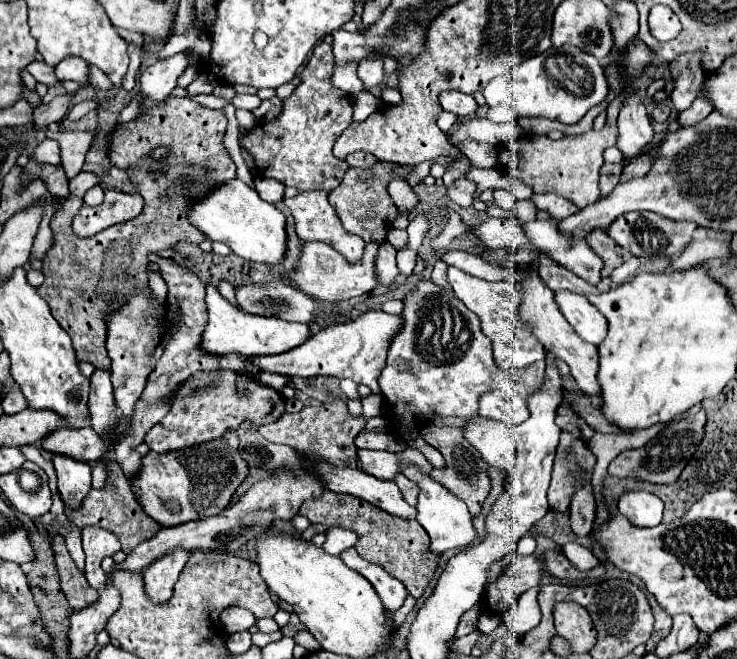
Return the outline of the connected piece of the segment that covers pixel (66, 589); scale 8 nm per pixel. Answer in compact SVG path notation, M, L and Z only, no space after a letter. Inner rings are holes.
M56 536L50 542L50 548L54 552L54 562L58 566L62 592L68 598L72 610L76 612L76 610L84 610L84 608L92 606L98 600L98 592L94 588L90 588L84 574L80 574L80 570L74 566L74 562L72 562L68 550L66 550L64 538Z

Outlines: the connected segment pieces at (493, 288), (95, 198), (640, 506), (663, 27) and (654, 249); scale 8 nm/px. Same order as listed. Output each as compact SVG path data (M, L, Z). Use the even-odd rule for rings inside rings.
M448 266L447 277L455 296L464 302L482 322L482 332L490 338L494 348L494 360L502 370L518 370L538 362L546 356L544 348L530 336L528 328L518 316L520 308L520 286L514 282L486 282L482 278L470 276L453 266Z
M96 184L96 186L92 186L92 188L86 192L84 204L88 204L88 206L98 206L98 204L102 202L102 198L104 198L104 190L102 190L100 184Z
M626 492L618 500L618 512L626 516L638 528L652 528L662 522L664 504L656 494L650 492Z
M654 6L650 10L650 32L658 40L672 40L680 34L680 22L668 6Z
M626 212L620 218L616 218L610 226L608 226L608 234L616 240L616 244L620 244L624 250L628 250L630 254L642 258L642 256L678 256L684 252L686 244L692 240L692 232L696 230L696 224L692 222L676 222L670 218L664 218L660 214L654 212Z

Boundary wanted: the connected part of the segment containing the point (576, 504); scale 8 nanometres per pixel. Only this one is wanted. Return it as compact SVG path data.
M586 482L574 496L570 504L570 522L572 522L572 532L580 538L590 536L592 526L596 520L596 502L590 490L590 482Z

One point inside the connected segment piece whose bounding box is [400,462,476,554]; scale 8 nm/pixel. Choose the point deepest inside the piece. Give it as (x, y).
(446, 518)

